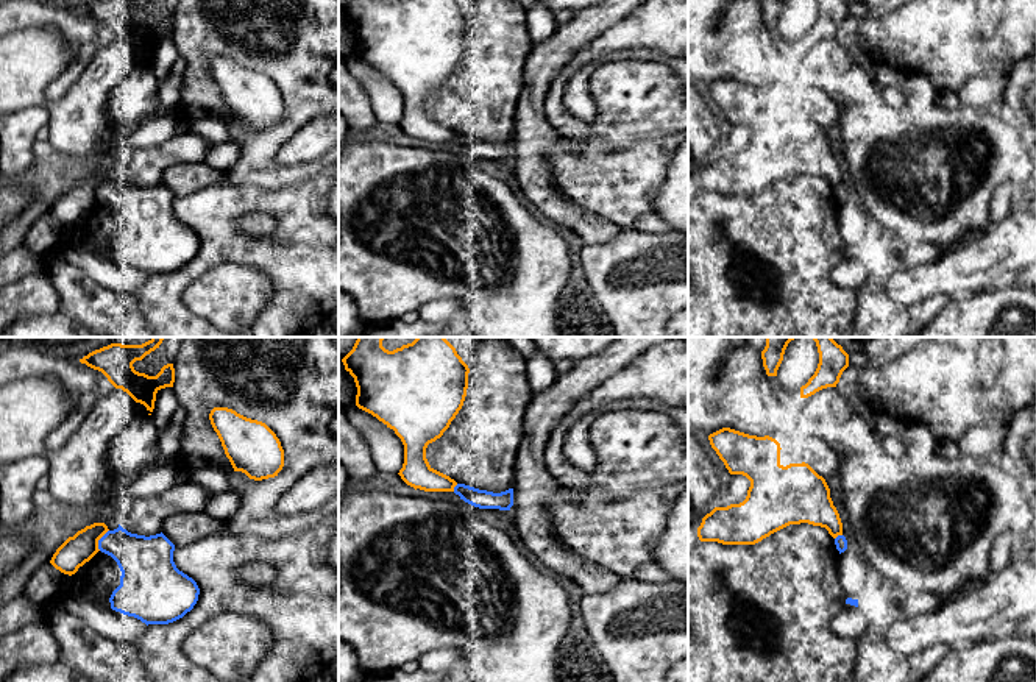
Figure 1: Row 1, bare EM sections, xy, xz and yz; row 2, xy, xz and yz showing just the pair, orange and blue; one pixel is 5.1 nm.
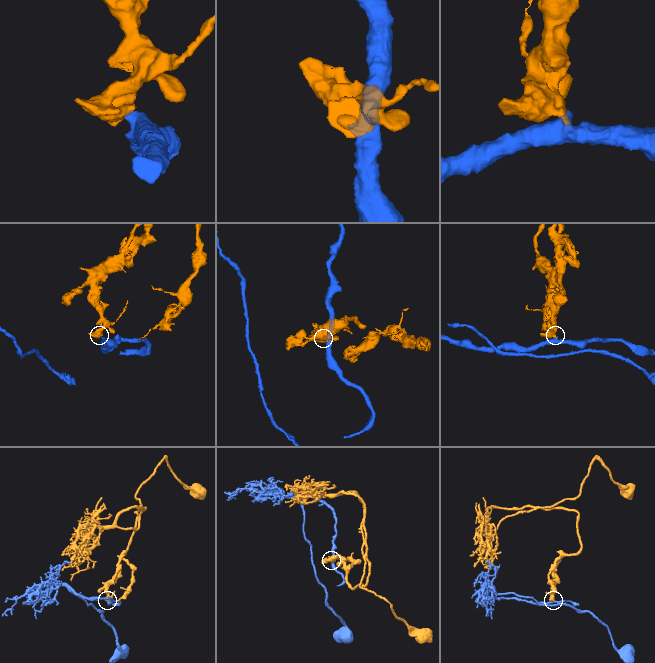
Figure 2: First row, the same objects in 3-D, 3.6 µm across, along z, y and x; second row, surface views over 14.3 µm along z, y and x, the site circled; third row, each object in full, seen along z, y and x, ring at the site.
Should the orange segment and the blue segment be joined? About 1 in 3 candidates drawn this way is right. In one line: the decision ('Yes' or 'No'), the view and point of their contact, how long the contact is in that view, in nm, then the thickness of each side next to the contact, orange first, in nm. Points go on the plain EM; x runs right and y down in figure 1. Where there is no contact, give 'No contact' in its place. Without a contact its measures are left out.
No. Touches orange at xy (99, 189). Shared border 120 nm. Thickness 160 nm (orange) against 240 nm

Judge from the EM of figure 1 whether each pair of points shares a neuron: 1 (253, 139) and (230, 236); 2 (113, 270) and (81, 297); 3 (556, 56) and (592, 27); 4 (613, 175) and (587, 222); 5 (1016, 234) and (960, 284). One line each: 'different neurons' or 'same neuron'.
1: different neurons
2: different neurons
3: same neuron
4: different neurons
5: same neuron

